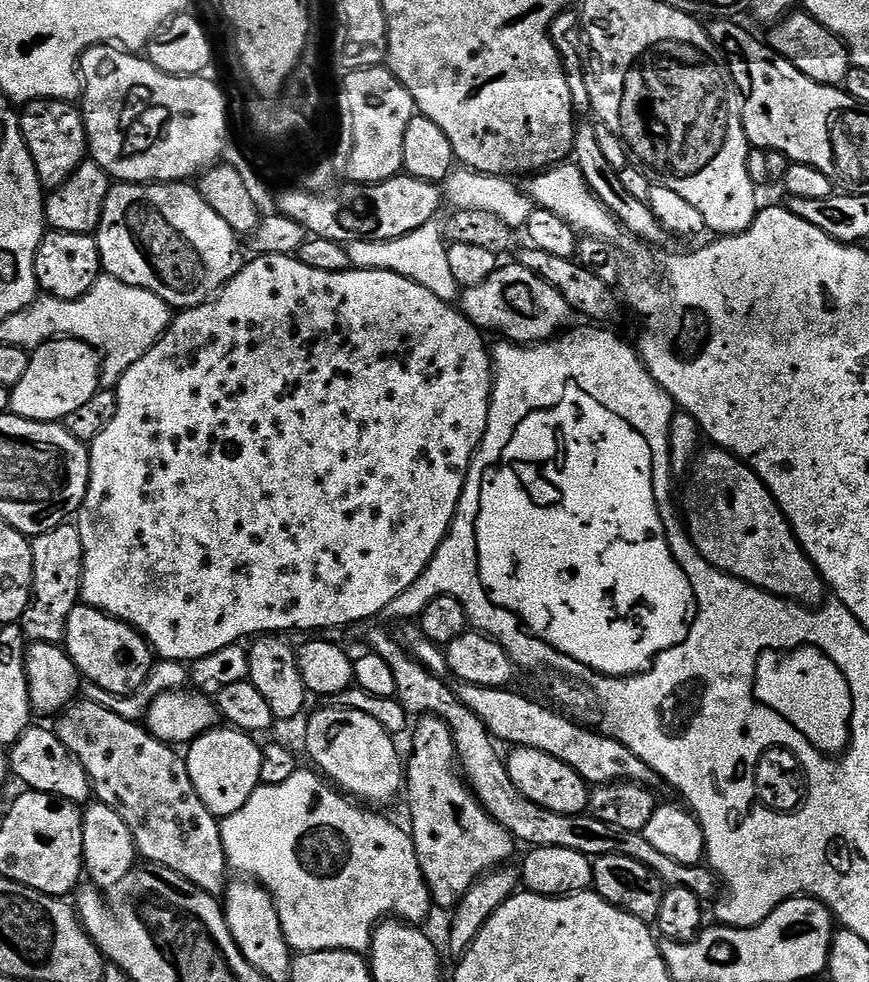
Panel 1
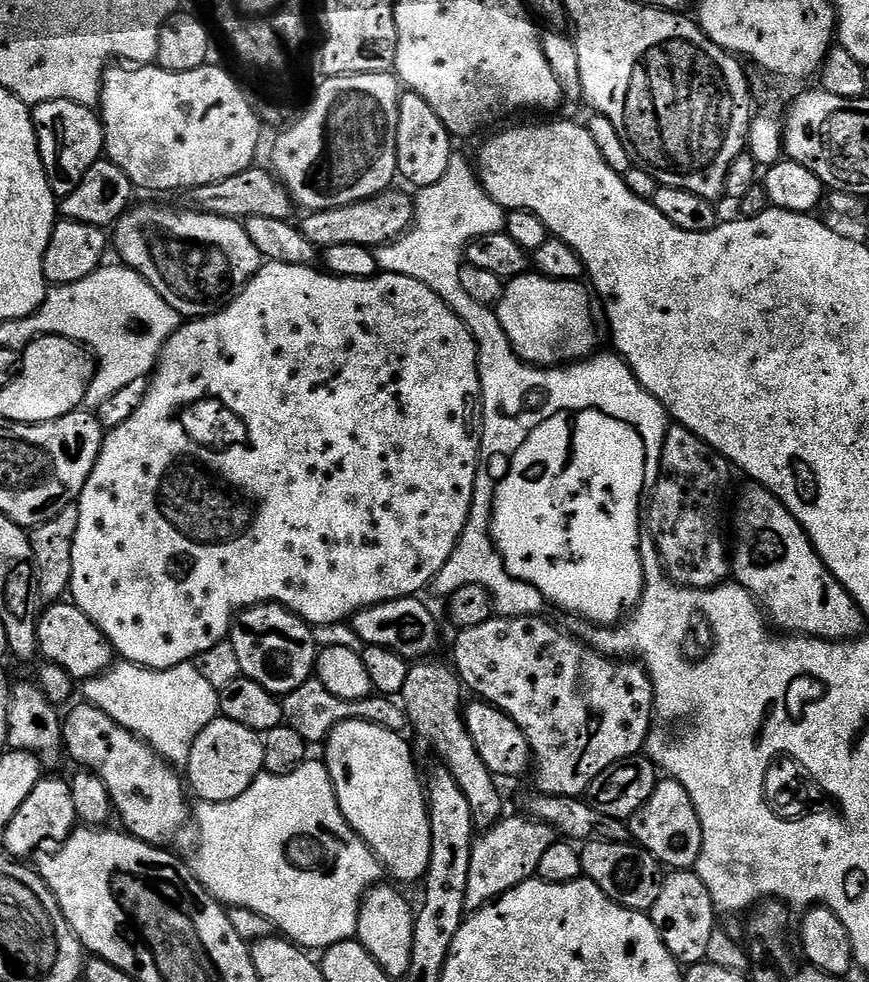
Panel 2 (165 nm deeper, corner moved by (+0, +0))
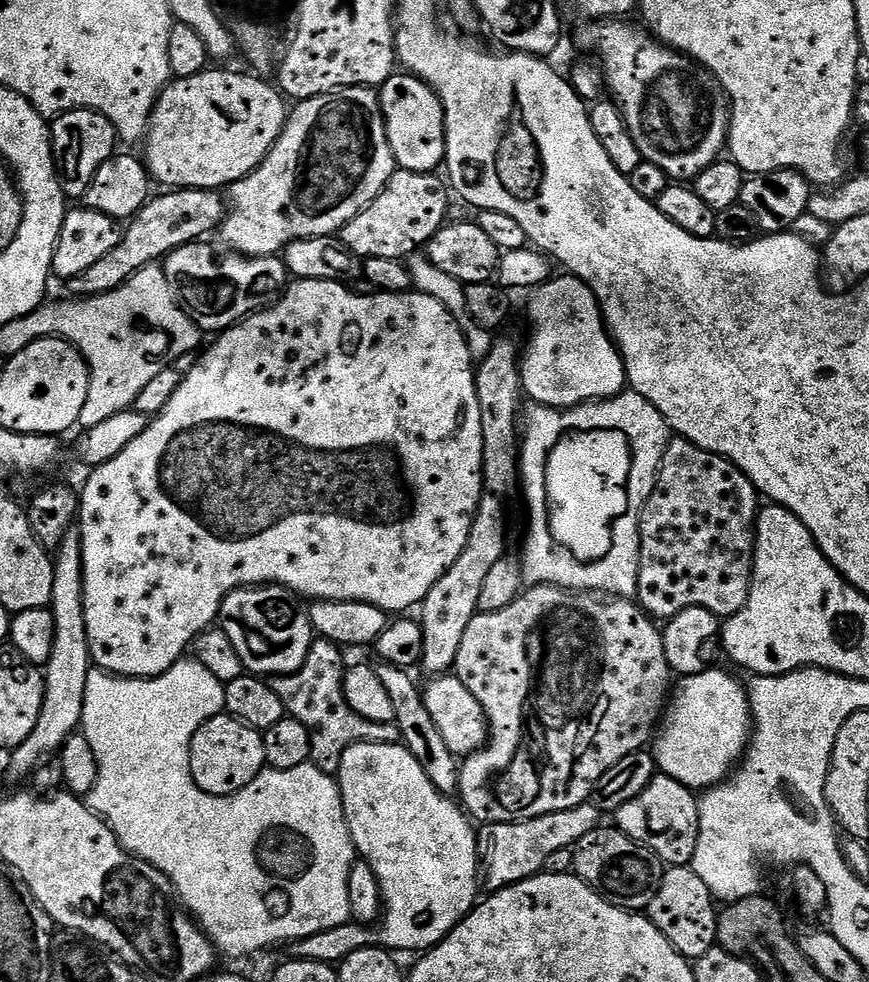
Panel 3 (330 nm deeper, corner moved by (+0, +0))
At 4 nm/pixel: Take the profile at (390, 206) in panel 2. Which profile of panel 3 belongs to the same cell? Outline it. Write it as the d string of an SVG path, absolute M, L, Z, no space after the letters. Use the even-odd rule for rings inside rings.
M405 168L393 172L388 187L381 190L378 198L340 227L340 240L364 262L376 258L407 261L417 255L449 219L450 188L438 177L436 172L411 172Z

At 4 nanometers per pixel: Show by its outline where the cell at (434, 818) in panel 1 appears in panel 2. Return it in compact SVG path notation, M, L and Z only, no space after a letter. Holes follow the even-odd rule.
M425 658L419 662L413 663L406 674L406 686L402 686L399 699L402 701L402 707L406 715L411 731L416 731L416 736L429 748L436 752L436 756L443 767L448 768L450 774L454 776L454 782L466 794L466 802L470 802L470 814L472 823L477 829L485 830L492 828L498 820L505 815L504 800L500 797L500 792L496 789L498 784L497 777L493 776L491 770L482 762L478 750L474 750L474 742L464 725L462 715L462 703L460 704L460 692L462 685L460 677L447 663L436 660L437 658Z

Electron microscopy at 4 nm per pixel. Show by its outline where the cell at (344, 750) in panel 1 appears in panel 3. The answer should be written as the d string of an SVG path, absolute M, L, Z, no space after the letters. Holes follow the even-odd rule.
M403 743L355 744L350 746L342 754L342 762L340 763L340 771L338 773L338 787L340 789L340 797L342 798L342 806L344 807L344 817L352 835L352 843L356 845L357 853L362 857L362 860L372 867L373 874L375 874L377 882L380 884L384 928L380 928L375 932L375 927L349 922L337 928L322 930L318 934L310 934L305 940L289 943L286 948L286 951L289 952L287 955L297 960L313 960L314 962L336 966L339 965L341 960L346 959L350 954L354 954L354 950L371 948L376 945L385 950L395 950L397 953L416 952L415 954L423 954L429 948L434 947L435 944L441 944L448 934L453 932L464 921L469 912L476 907L478 903L476 891L482 888L481 881L479 879L476 881L476 874L478 878L477 829L474 827L473 821L469 819L463 807L455 799L439 792L434 786L434 782L430 782L430 778L426 778L426 770L422 770L422 766L418 766L418 758L414 758L414 754L410 754L410 750L405 748Z

